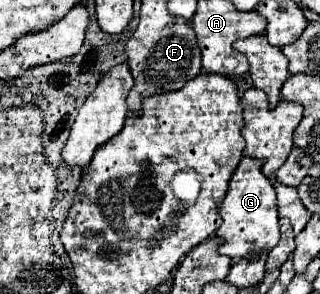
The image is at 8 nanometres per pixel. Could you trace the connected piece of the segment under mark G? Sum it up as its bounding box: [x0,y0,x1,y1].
[217,156,281,262]

